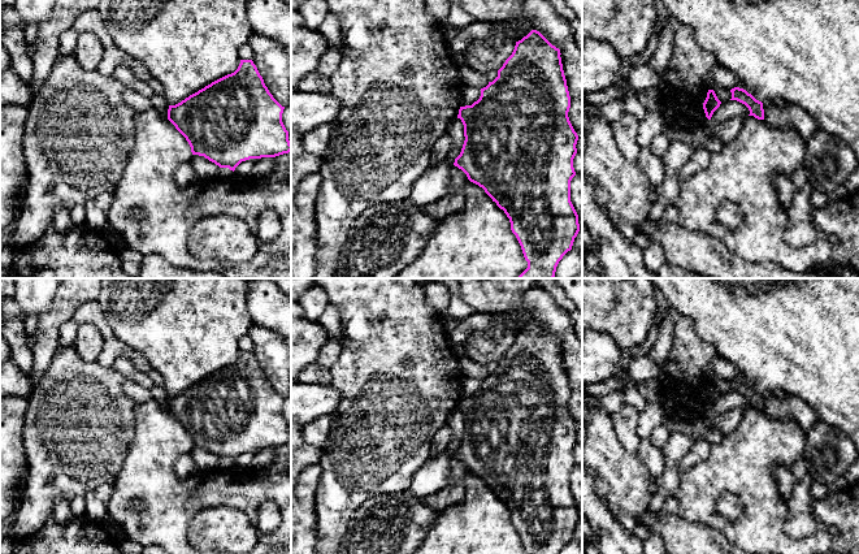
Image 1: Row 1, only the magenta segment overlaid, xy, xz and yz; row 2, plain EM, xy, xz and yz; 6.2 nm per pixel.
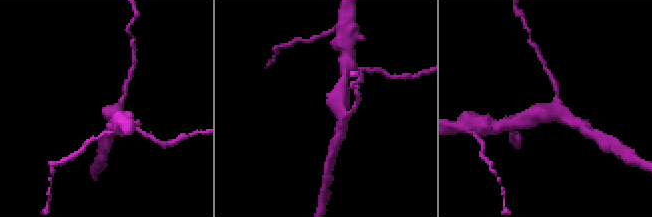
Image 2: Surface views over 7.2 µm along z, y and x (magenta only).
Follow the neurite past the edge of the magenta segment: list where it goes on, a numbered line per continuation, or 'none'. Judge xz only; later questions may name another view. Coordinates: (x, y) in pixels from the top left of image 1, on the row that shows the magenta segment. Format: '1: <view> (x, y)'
none

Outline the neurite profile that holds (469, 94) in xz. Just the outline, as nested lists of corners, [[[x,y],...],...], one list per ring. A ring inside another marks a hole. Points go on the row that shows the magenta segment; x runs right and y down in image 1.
[[[464,87],[463,98],[461,98],[461,107],[472,105],[477,101],[481,96],[481,88],[477,87]]]

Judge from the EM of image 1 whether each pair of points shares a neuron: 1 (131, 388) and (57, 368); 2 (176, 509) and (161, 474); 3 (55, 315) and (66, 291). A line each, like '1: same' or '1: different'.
1: different
2: same
3: same

